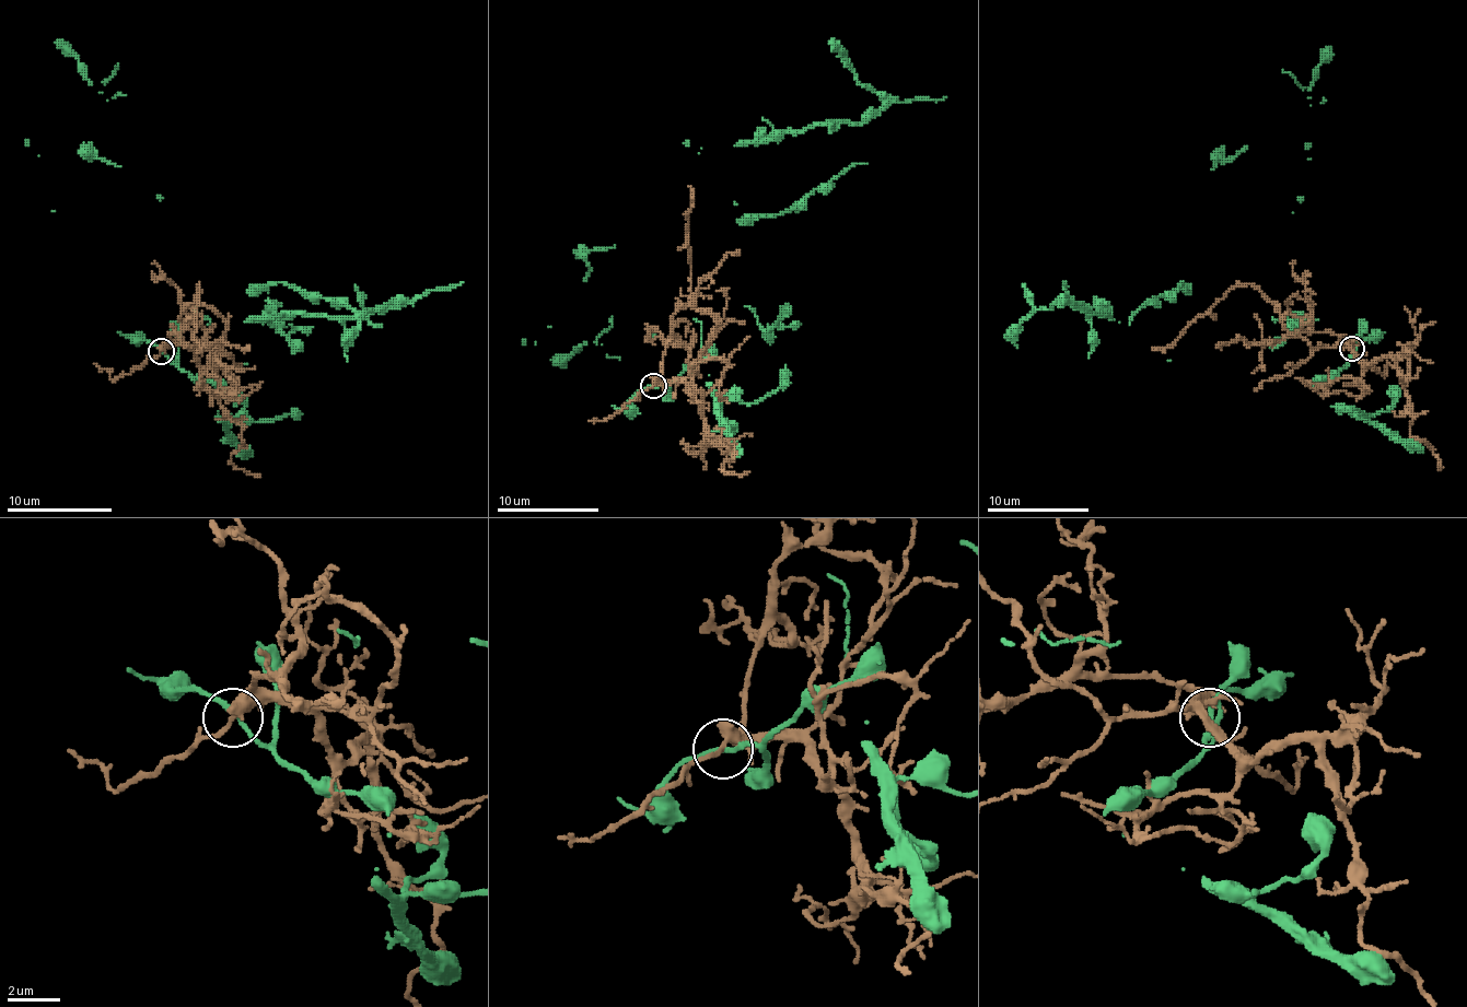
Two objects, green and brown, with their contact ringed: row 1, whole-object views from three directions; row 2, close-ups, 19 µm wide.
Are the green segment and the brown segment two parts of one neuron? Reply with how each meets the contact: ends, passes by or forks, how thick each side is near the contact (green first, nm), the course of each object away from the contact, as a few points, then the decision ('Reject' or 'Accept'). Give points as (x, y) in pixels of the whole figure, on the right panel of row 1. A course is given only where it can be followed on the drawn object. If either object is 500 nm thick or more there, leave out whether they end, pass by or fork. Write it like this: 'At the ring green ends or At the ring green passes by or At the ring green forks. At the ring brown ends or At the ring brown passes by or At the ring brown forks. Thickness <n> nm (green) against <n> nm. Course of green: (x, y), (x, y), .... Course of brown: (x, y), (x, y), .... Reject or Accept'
At the ring green passes by. At the ring brown passes by. Thickness 180 nm (green) against 340 nm. Course of green: (1351, 348), (1351, 358), (1353, 340), (1318, 319), (1190, 294), (1211, 168), (1307, 90), (1326, 49). Course of brown: (1351, 348), (1349, 342), (1313, 348), (1290, 332), (1272, 302), (1249, 283), (1236, 283), (1167, 348), (1152, 348). Reject

